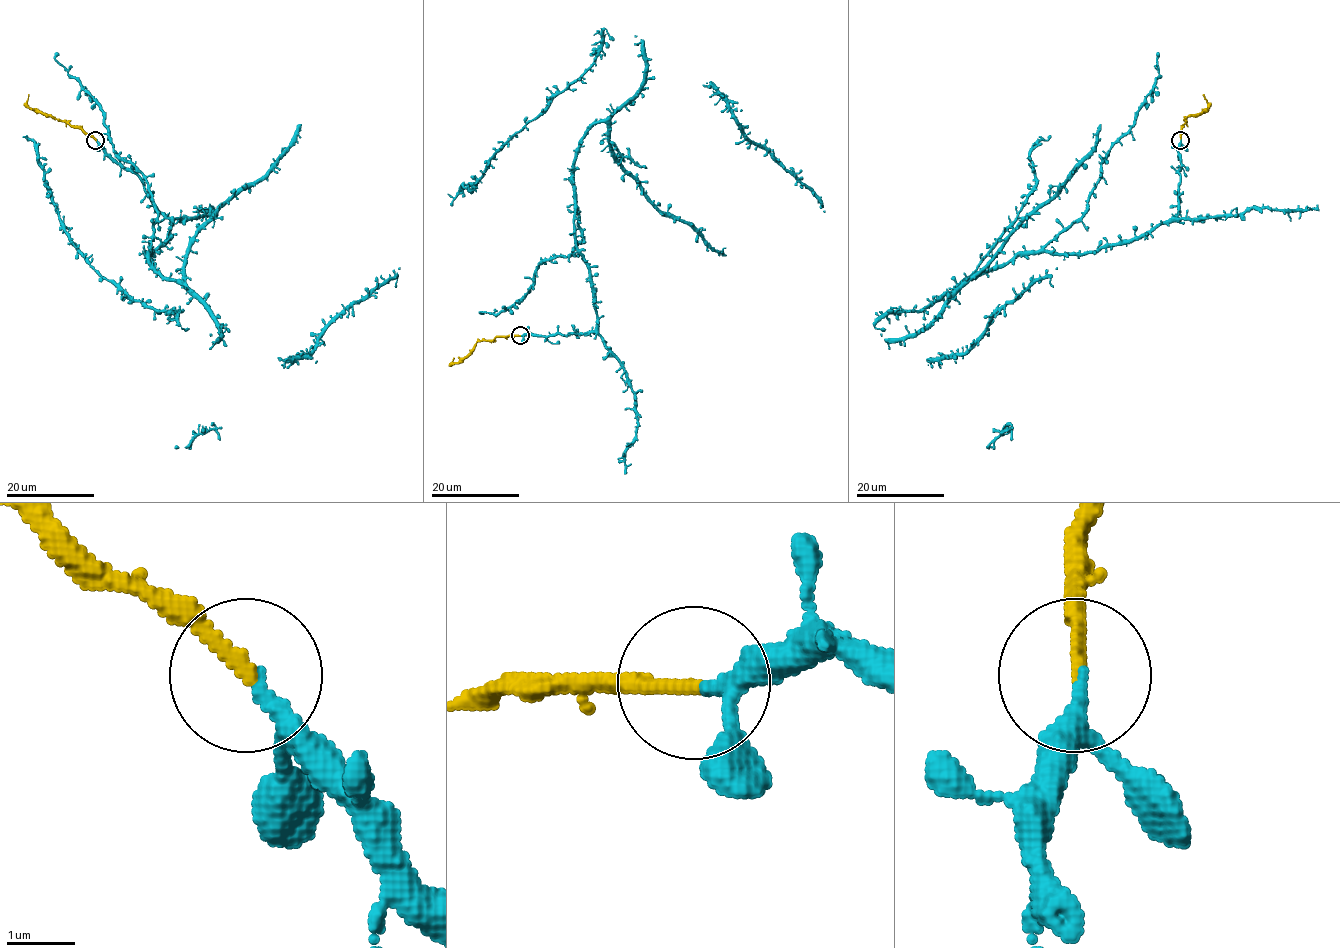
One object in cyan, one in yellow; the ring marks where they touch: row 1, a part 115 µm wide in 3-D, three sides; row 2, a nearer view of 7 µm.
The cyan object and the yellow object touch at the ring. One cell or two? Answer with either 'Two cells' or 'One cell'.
One cell

